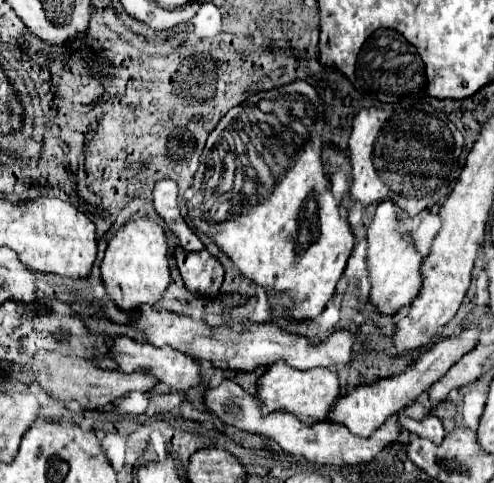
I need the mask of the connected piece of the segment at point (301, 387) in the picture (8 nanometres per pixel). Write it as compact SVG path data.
M279 361L279 363L271 365L267 369L267 373L259 379L257 397L261 399L265 413L289 411L295 417L299 417L299 421L303 421L305 425L313 425L319 421L327 421L327 413L337 403L339 393L341 393L339 375L335 371L325 369L325 367L317 367L311 371L299 371L299 369L291 369L291 365L285 365Z

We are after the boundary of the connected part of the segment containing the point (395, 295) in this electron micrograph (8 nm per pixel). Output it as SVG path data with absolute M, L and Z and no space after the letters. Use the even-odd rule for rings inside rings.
M383 201L377 207L377 215L367 233L369 253L367 267L371 277L371 301L377 305L381 313L397 313L403 305L409 305L421 291L423 277L421 267L425 255L417 251L415 243L407 233L401 233L401 221L397 217L397 207L393 201Z

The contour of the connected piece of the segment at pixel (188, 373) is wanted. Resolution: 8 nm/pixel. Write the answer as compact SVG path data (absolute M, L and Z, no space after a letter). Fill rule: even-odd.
M113 337L109 351L113 355L113 361L125 373L133 373L133 371L153 373L161 383L169 385L175 391L187 391L191 387L201 385L201 361L195 357L183 355L171 347L153 347L151 343L139 343L129 337Z

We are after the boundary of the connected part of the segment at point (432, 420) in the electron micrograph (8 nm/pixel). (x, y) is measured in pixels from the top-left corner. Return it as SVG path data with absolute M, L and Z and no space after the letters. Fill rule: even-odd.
M429 413L427 417L423 417L419 421L401 415L399 417L399 425L405 427L405 429L409 429L409 431L413 431L413 433L417 433L419 437L431 439L435 443L441 443L443 441L443 435L445 435L445 429L443 429L441 419L437 415L433 415L433 413Z

